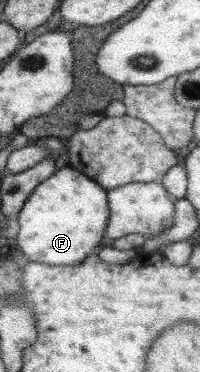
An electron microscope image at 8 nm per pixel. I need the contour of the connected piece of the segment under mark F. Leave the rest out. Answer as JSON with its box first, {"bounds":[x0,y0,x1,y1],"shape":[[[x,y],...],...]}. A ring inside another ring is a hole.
{"bounds":[16,165,107,266],"shape":[[[63,165],[45,178],[19,209],[16,246],[31,262],[63,266],[93,254],[107,225],[106,192],[81,172]]]}

